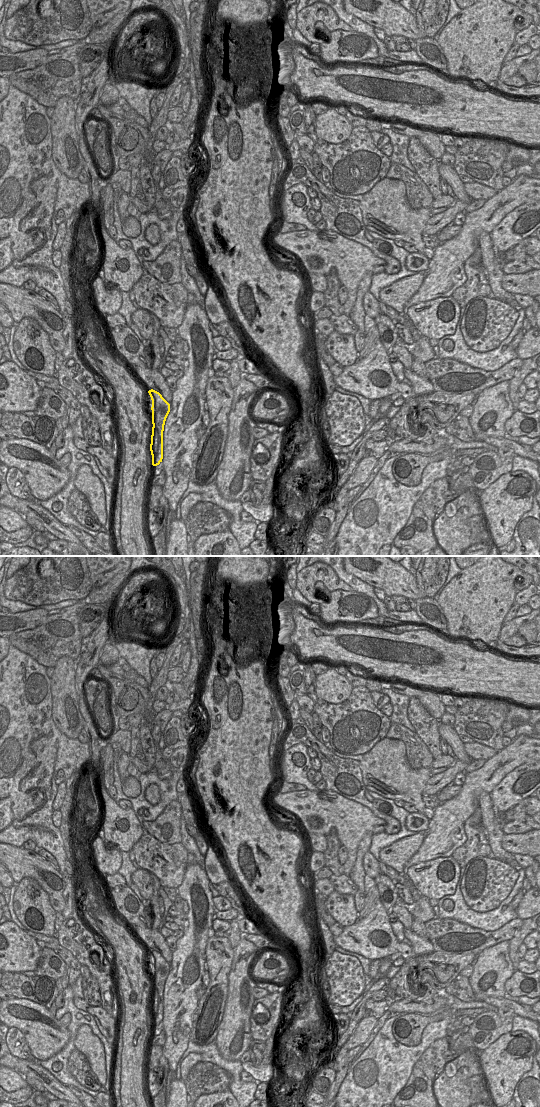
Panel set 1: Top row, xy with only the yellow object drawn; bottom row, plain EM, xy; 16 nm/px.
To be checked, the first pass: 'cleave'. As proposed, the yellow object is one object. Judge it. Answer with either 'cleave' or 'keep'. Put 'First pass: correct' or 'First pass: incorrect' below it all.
cleave
First pass: correct

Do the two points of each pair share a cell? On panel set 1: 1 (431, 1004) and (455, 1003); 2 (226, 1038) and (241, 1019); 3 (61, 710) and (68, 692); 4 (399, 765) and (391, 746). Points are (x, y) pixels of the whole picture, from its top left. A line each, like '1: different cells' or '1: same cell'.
1: different cells
2: same cell
3: same cell
4: same cell

